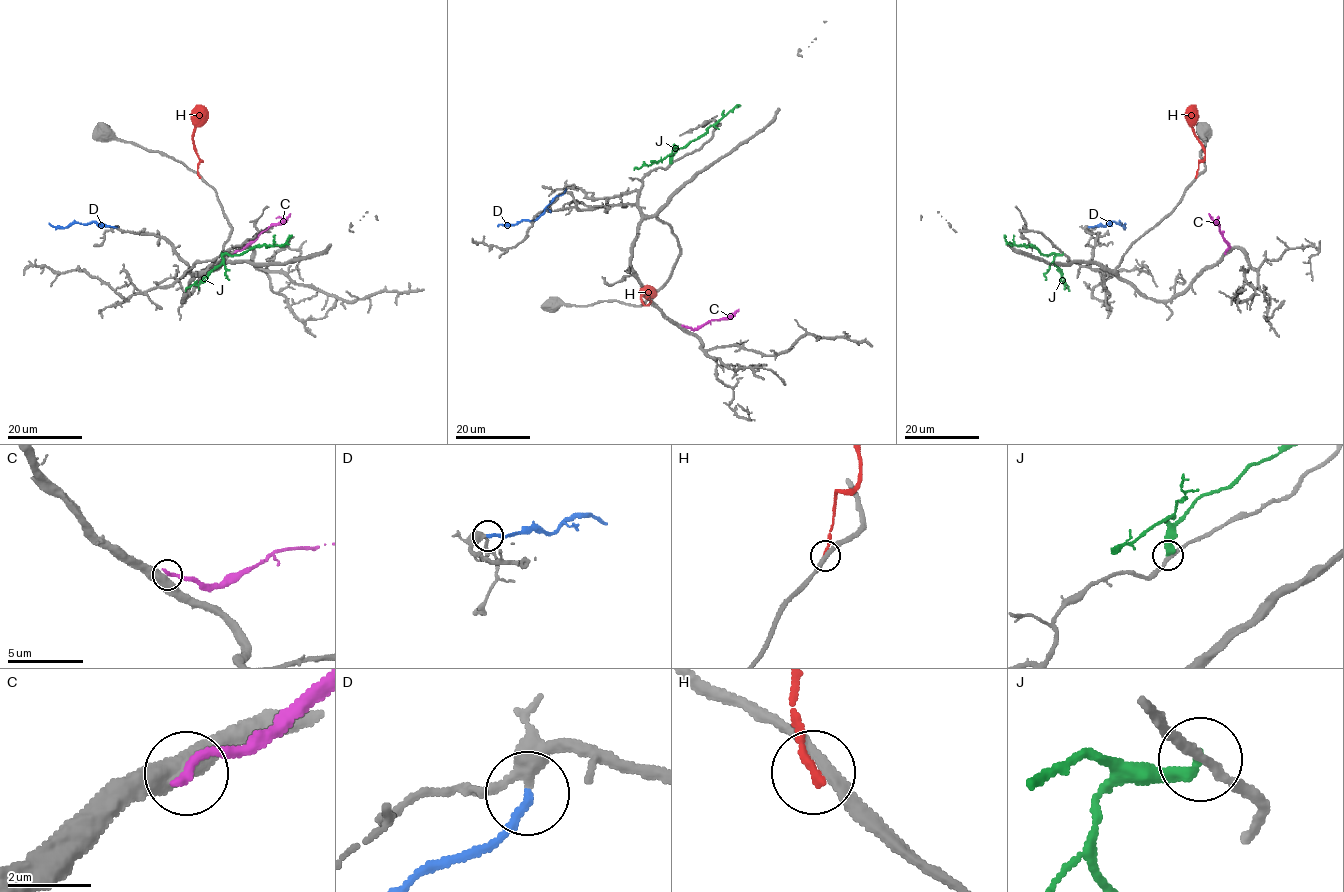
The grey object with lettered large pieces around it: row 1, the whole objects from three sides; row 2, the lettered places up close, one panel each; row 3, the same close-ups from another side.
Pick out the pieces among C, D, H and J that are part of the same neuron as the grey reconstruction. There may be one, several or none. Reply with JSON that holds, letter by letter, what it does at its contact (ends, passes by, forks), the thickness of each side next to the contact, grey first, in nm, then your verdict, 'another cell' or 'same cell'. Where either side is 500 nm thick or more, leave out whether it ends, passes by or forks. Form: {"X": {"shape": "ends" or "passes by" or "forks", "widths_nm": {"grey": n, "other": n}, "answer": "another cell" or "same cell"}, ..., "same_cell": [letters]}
{"C": {"widths_nm": {"grey": 500, "other": 260}, "answer": "another cell"}, "D": {"shape": "ends", "widths_nm": {"grey": 360, "other": 200}, "answer": "same cell"}, "H": {"shape": "ends", "widths_nm": {"grey": 280, "other": 200}, "answer": "another cell"}, "J": {"shape": "ends", "widths_nm": {"grey": 240, "other": 400}, "answer": "another cell"}, "same_cell": ["D"]}

